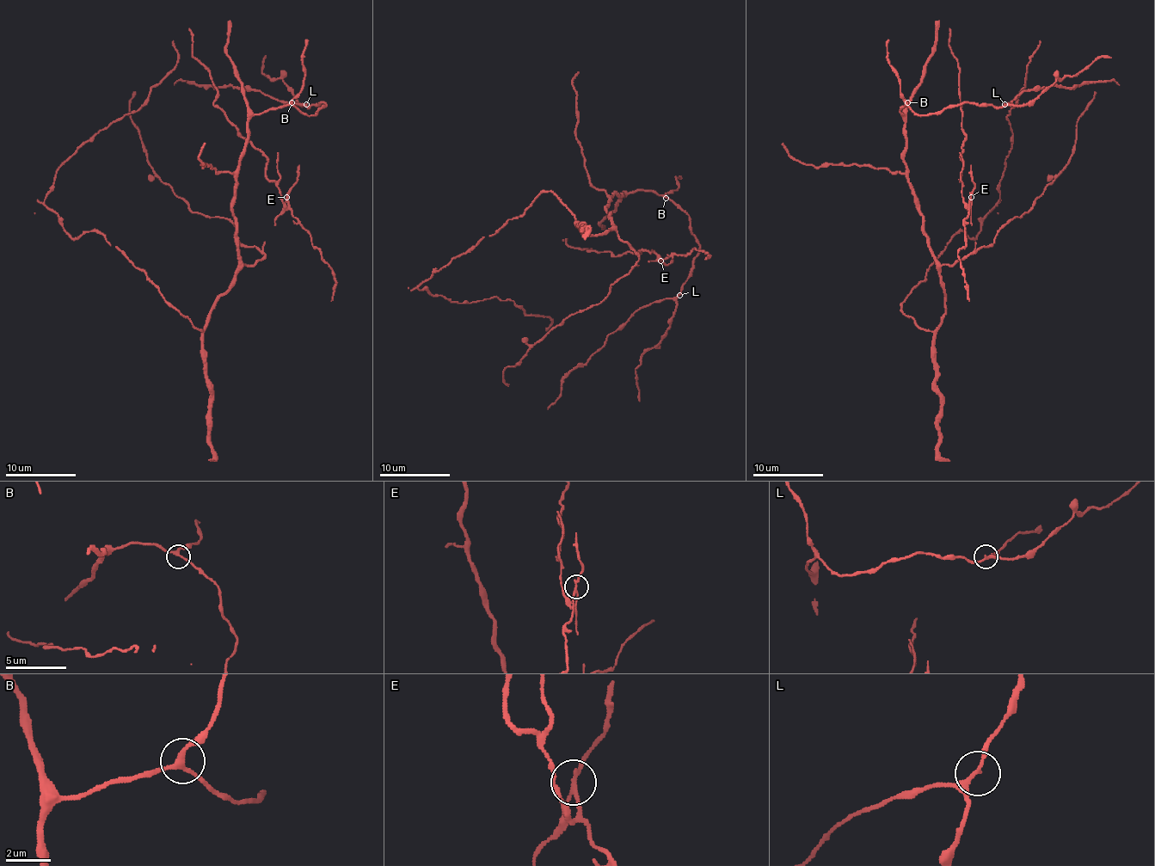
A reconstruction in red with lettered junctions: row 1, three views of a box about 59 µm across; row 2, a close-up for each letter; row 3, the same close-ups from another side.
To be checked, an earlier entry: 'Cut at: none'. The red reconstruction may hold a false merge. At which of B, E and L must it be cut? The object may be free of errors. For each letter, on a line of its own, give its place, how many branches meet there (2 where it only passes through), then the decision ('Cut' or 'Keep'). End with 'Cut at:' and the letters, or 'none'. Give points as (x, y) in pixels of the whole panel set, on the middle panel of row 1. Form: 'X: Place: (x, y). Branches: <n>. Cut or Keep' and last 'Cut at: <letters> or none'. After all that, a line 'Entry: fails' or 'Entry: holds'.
B: Place: (666, 198). Branches: 3. Keep
E: Place: (660, 261). Branches: 3. Cut
L: Place: (679, 295). Branches: 3. Keep
Cut at: E
Entry: fails

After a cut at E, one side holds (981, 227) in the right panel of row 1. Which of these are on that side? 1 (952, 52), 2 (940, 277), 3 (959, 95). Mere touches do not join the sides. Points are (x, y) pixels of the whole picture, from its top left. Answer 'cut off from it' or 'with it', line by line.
1: cut off from it
2: with it
3: cut off from it

